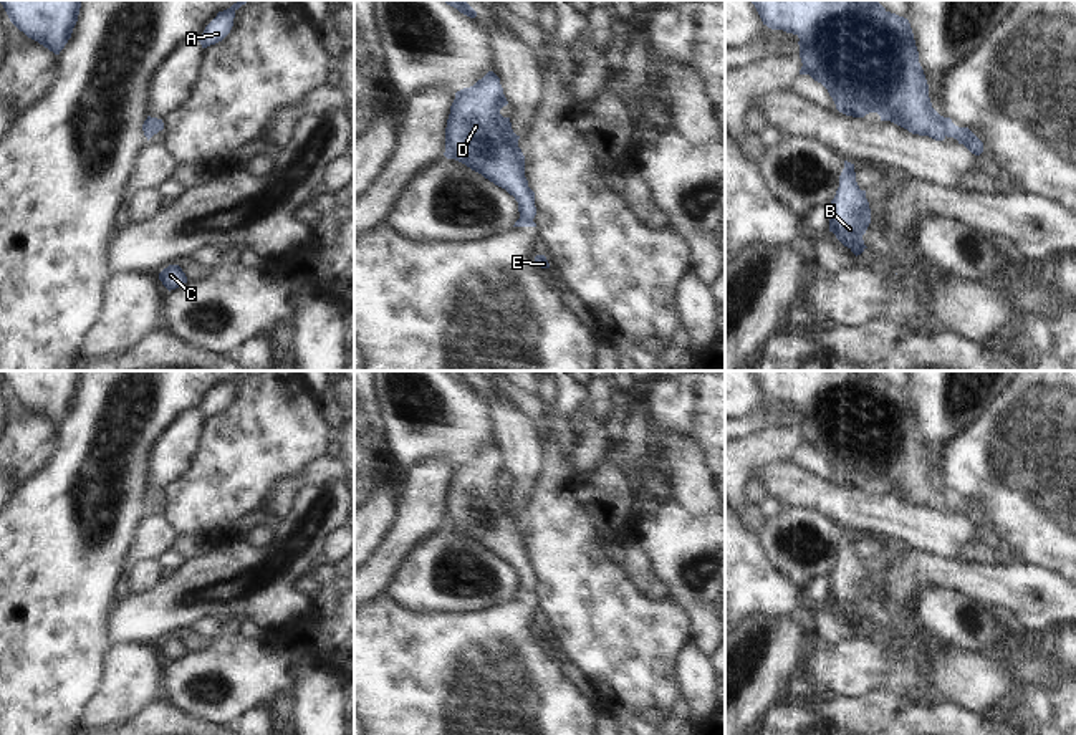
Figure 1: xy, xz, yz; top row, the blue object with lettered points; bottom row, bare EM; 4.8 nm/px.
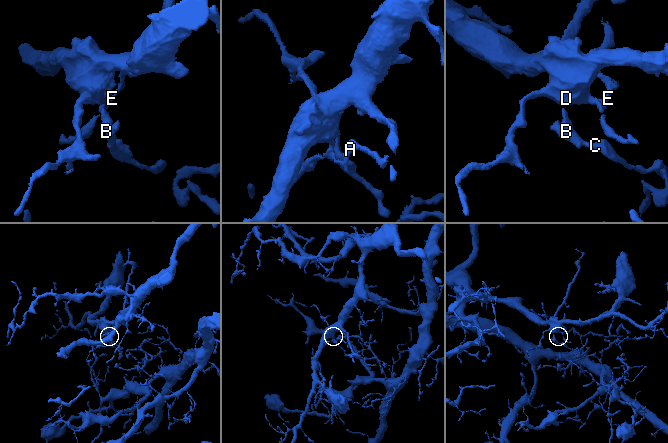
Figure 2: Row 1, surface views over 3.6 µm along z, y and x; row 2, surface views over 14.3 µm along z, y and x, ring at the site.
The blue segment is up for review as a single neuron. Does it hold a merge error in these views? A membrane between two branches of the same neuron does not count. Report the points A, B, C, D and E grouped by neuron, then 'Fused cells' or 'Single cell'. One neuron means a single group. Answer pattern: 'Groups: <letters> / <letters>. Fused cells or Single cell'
Groups: A E / B C D. Fused cells.

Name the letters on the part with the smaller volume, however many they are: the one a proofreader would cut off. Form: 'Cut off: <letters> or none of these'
Cut off: A, E

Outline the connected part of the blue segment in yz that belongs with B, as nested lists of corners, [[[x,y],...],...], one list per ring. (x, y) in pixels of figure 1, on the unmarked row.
[[[844,531],[839,558],[829,574],[829,603],[857,627],[867,619],[862,606],[869,594],[871,579],[866,561],[861,561],[856,553],[854,535]]]

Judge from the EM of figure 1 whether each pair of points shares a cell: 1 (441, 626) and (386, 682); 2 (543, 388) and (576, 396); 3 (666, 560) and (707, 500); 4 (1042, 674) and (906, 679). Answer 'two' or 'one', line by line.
1: one
2: two
3: two
4: one

